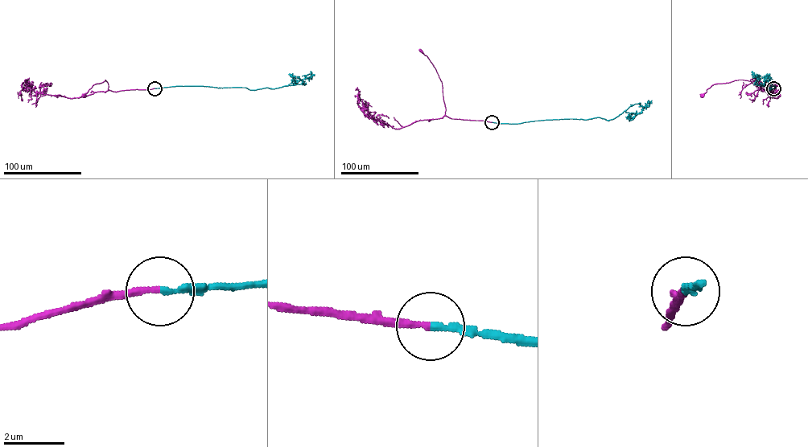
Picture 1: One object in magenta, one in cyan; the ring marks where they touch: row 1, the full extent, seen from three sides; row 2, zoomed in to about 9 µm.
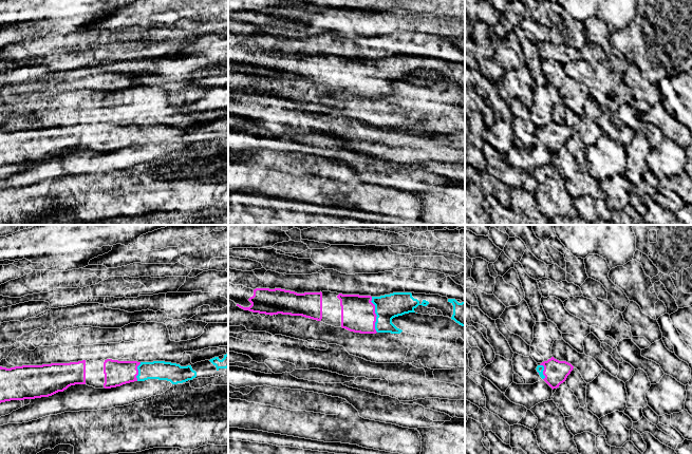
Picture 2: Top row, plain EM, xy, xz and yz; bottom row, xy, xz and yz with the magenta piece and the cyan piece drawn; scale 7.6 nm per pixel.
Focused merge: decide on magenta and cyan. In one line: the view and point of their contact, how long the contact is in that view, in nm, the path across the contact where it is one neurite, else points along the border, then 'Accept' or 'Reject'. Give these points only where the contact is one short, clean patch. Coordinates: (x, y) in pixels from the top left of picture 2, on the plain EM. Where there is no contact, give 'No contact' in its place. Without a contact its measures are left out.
Touches magenta at xz (375, 78). Shared border 280 nm. Path across: xz (358, 78), (375, 78), (388, 70). Accept

